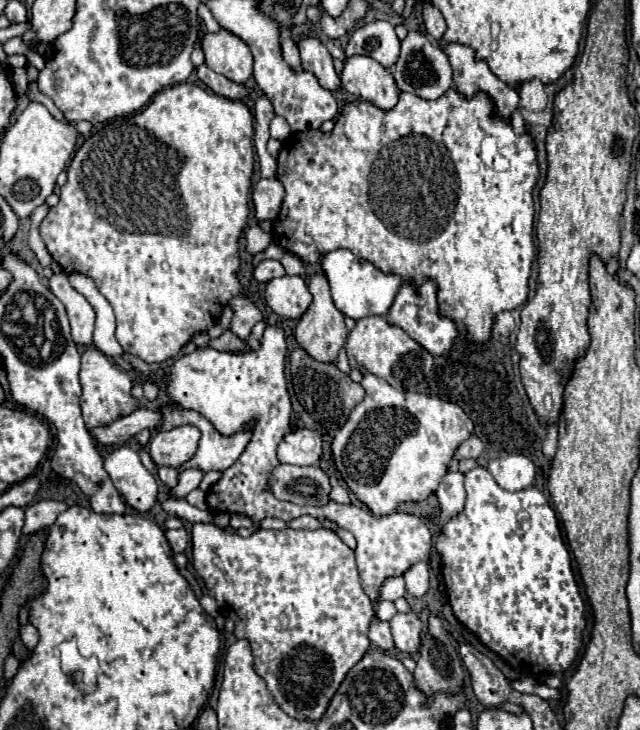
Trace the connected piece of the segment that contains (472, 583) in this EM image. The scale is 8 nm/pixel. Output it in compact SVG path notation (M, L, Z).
M474 467L466 473L466 493L464 509L442 527L436 541L446 595L456 619L488 649L496 651L516 673L534 677L562 673L576 659L586 623L584 601L572 573L570 553L562 541L552 507L536 487L522 491L498 487L486 467Z

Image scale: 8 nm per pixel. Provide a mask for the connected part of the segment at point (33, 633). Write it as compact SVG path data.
M28 623L28 625L24 625L24 627L20 629L20 639L22 639L24 647L34 649L34 647L36 647L36 643L38 643L38 631Z

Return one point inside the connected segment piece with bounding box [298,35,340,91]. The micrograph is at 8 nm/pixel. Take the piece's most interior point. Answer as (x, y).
(315, 57)

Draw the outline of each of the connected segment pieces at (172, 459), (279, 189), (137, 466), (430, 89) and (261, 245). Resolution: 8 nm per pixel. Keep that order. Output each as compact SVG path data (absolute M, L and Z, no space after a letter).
M182 425L172 431L160 431L150 439L150 457L152 461L162 467L174 467L180 469L184 463L188 463L196 449L198 449L200 431L192 425Z
M276 177L260 179L252 187L252 203L254 215L258 221L274 221L278 217L280 205L284 199L284 187Z
M128 445L114 447L104 459L104 469L108 471L114 487L126 499L126 503L140 513L148 511L156 503L156 477L144 469L136 449Z
M410 31L406 35L400 47L400 57L390 71L400 91L410 91L424 99L438 99L452 87L452 67L448 63L448 55L438 45L432 45L420 31Z
M260 225L248 227L246 233L244 233L244 237L246 237L246 251L250 255L256 255L256 253L264 251L270 245L270 241L272 241L270 233L266 229L262 229Z

